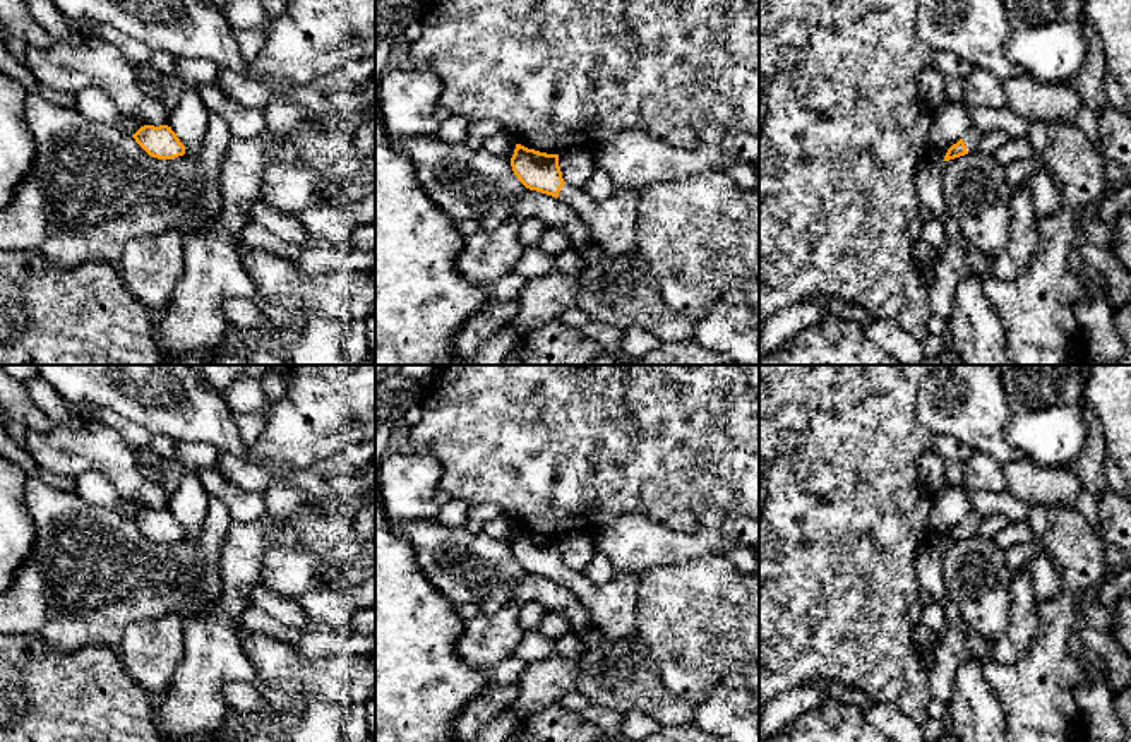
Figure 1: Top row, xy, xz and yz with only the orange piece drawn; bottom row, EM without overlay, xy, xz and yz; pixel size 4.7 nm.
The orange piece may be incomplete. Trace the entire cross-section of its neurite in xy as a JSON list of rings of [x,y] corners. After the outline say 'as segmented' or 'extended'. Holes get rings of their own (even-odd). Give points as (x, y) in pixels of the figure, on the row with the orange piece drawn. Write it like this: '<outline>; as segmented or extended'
[[[144,125],[132,137],[149,156],[158,159],[173,159],[185,154],[185,146],[168,125]]]; as segmented

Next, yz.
[[[970,127],[966,135],[948,149],[944,161],[977,151],[980,146],[982,135],[984,135],[982,130]]]; extended

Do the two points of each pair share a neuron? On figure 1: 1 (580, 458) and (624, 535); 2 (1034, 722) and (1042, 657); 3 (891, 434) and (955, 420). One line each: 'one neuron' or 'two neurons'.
1: two neurons
2: one neuron
3: two neurons

